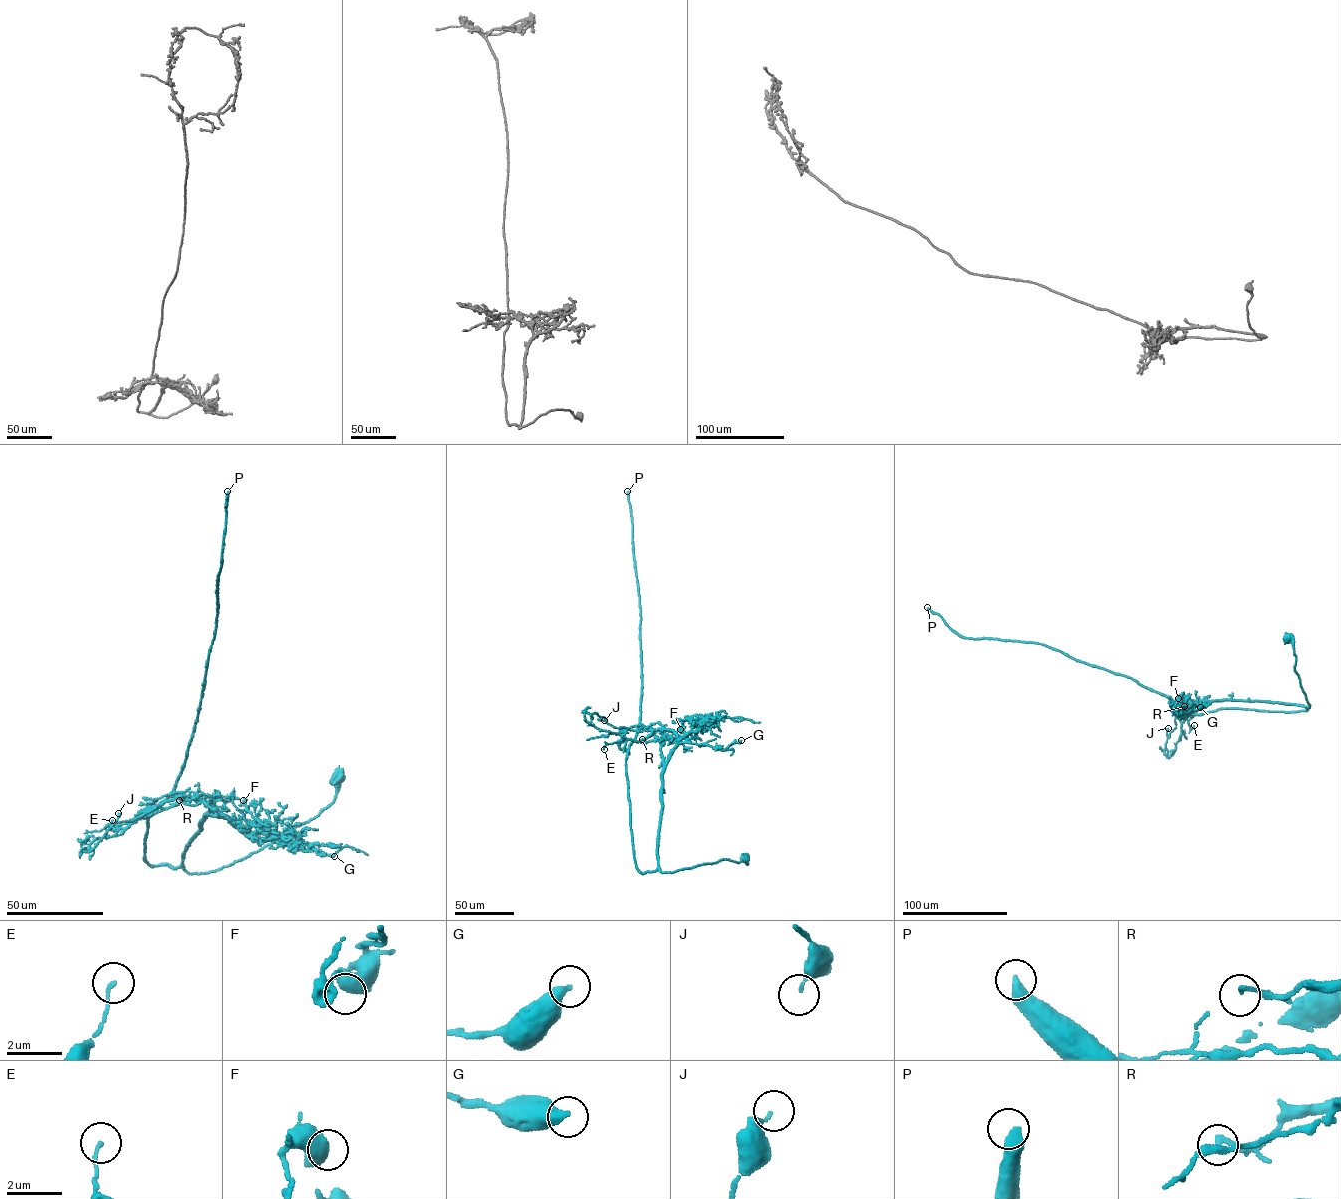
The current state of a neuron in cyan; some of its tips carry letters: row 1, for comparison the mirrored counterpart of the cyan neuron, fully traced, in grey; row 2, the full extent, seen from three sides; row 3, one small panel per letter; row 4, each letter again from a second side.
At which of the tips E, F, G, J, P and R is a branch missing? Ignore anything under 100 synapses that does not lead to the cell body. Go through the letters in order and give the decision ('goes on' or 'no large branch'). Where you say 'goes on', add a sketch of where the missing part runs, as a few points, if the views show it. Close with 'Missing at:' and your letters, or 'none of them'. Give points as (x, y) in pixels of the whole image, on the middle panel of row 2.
E: no large branch
F: no large branch
G: no large branch
J: no large branch
P: goes on
R: no large branch
Missing at: P

